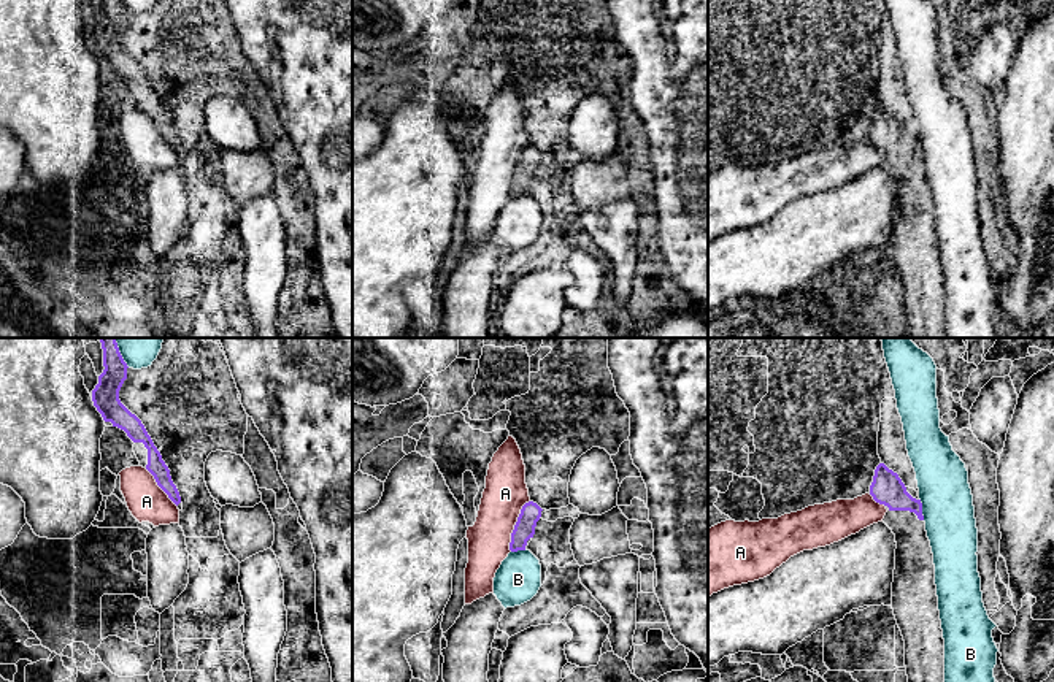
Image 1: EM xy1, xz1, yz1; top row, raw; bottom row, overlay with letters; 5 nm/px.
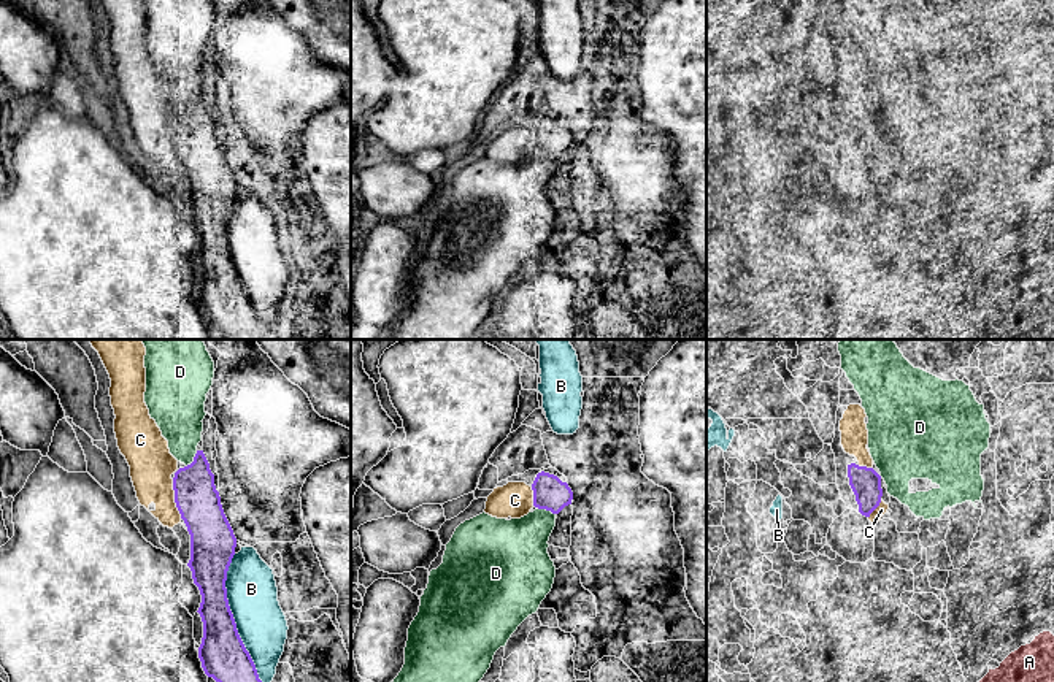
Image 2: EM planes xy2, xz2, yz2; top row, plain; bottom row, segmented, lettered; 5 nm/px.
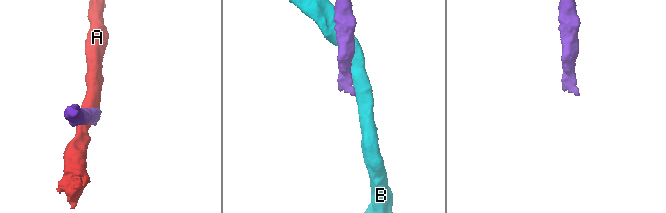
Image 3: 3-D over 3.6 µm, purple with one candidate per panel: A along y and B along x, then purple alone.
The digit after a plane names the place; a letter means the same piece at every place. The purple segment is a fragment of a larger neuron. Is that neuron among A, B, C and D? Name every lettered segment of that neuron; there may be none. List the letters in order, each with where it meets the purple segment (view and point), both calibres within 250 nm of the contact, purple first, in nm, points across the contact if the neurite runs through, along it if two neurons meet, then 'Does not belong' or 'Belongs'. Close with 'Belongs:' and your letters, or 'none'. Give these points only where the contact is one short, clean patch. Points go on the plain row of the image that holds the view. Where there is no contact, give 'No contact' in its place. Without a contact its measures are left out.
A: Touches purple at xz1 (515, 170). Thickness 110 nm (purple) against 220 nm. Boundary: xz1 (529, 145), (523, 151), (511, 178), (510, 195). Does not belong
B: Touches purple at xy2 (234, 265). Thickness 240 nm (purple) against 260 nm. Does not belong
C: Touches purple at xy2 (175, 143). Thickness 220 nm (purple) against 220 nm. Belongs
D: Touches purple at xy2 (194, 103). Thickness 220 nm (purple) against 240 nm. Does not belong
Belongs: C

